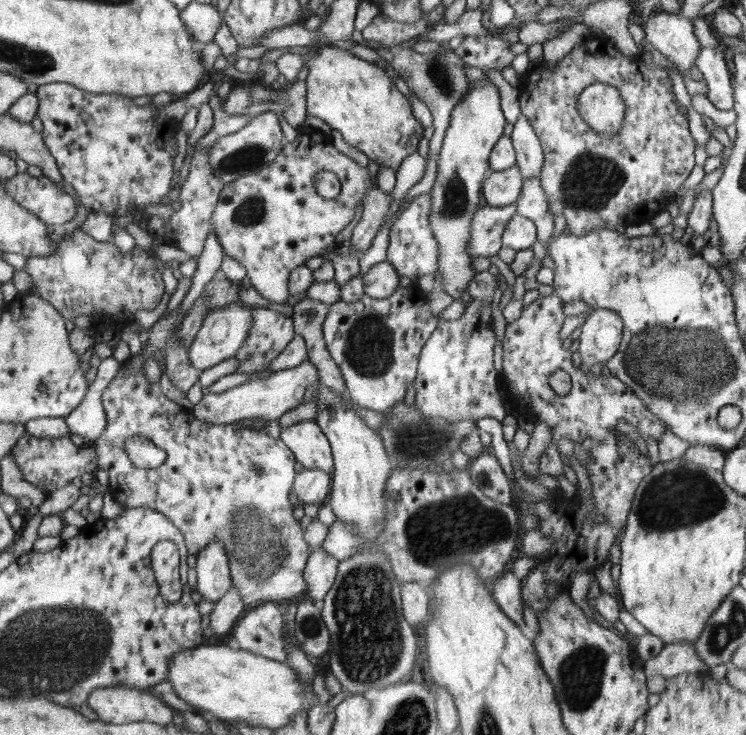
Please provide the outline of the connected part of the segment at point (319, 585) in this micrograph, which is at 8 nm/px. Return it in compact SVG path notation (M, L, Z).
M311 549L304 577L309 583L307 592L314 600L322 601L326 593L333 588L333 585L336 584L339 568L339 560L331 557L324 549Z

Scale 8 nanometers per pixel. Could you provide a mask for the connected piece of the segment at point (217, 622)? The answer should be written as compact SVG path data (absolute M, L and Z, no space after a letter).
M235 585L234 589L230 589L220 601L216 601L214 609L210 616L210 628L216 636L224 636L232 630L234 622L240 618L240 612L244 610L242 606L241 590Z

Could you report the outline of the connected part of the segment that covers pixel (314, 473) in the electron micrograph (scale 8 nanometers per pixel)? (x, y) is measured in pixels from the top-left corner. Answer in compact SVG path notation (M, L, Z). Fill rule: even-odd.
M304 469L296 474L294 492L305 504L322 506L333 488L333 476L324 470Z

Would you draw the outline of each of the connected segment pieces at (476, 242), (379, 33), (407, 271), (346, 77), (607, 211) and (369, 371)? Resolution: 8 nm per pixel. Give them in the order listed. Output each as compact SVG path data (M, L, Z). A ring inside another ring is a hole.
M516 202L502 208L484 203L482 208L474 214L469 255L473 258L494 257L502 247L501 239L504 230L516 213Z
M380 13L363 29L361 34L366 40L374 40L374 42L394 47L422 34L424 30L428 30L429 26L431 26L430 22L422 18L414 23L400 23Z
M430 194L415 196L410 200L392 224L390 230L390 245L386 250L387 262L398 274L416 279L424 274L435 275L438 272L438 248L429 226Z
M327 43L324 48L314 48L303 57L308 66L305 80L307 90L307 114L321 118L342 134L342 138L352 148L366 154L374 160L379 168L392 168L394 172L400 168L402 160L414 152L418 152L418 142L422 138L422 123L413 114L412 103L402 92L398 91L392 79L386 75L385 69L378 64L368 64L360 60L348 50L343 50Z
M590 36L582 41L582 43L578 44L578 46L574 47L572 51L568 52L562 60L556 61L555 63L545 61L538 66L531 67L529 70L528 83L520 94L519 106L521 114L524 114L524 116L530 120L530 124L532 124L532 128L534 128L534 132L536 132L536 136L538 136L543 150L543 166L539 179L542 189L544 189L546 193L546 198L548 199L548 209L554 213L554 216L559 214L564 216L567 223L566 229L569 234L583 236L584 234L593 233L598 227L608 229L615 229L617 227L624 229L628 225L650 223L656 213L666 207L669 201L680 191L680 188L683 186L686 178L688 178L688 175L692 172L692 168L694 168L696 164L696 162L694 162L694 149L696 148L696 144L690 133L690 129L688 129L688 119L686 119L684 114L678 109L678 103L674 103L674 98L675 94L672 88L672 79L666 69L662 69L660 65L656 65L653 62L647 62L642 55L630 57L629 55L622 54L621 51L616 48L613 41L606 36ZM597 83L614 86L625 100L625 124L622 124L622 129L618 129L616 135L601 135L580 115L580 108L577 106L578 97L580 97L581 93L591 84Z
M418 285L399 289L382 300L365 295L356 302L340 300L330 305L324 324L325 342L334 363L341 368L352 402L379 413L402 402L416 378L418 354L436 324L430 302Z

